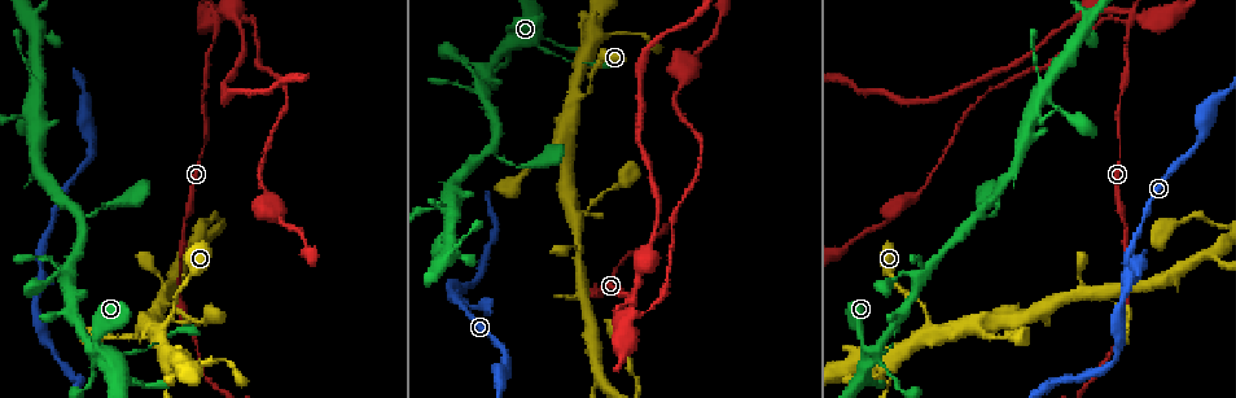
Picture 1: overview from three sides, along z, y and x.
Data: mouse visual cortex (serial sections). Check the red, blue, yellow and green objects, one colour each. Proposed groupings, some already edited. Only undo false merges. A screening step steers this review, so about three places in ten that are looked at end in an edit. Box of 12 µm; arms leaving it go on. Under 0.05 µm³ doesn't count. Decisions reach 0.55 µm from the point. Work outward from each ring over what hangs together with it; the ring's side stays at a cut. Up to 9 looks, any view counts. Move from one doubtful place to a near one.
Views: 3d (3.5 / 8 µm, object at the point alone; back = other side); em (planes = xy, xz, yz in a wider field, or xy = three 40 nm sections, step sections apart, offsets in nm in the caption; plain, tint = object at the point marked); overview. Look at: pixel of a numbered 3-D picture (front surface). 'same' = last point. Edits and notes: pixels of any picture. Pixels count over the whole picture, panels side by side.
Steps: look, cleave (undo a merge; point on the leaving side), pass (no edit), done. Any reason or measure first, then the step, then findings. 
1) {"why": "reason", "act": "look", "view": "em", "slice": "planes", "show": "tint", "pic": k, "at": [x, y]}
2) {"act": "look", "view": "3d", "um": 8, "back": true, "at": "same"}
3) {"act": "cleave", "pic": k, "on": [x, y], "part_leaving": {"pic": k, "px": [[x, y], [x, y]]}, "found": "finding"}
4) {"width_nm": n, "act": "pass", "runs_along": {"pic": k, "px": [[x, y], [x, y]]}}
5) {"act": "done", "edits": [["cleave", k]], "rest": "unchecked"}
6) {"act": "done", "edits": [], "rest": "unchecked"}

{"why": "a narrow waist", "act": "look", "view": "3d", "um": 3.5, "pic": 1, "at": [866, 352]}

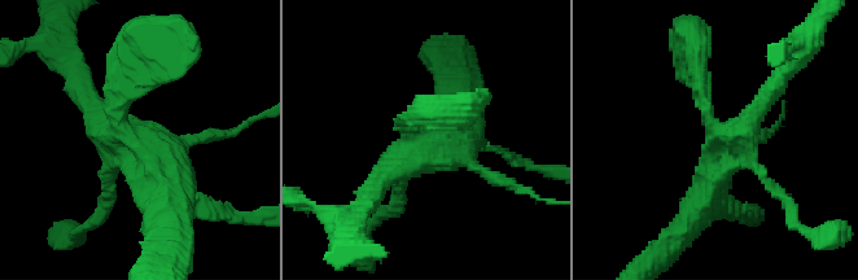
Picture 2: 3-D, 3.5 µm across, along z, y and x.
{"act": "look", "view": "em", "slice": "xy", "step": 1, "show": "tint", "pic": 2, "at": [412, 139]}

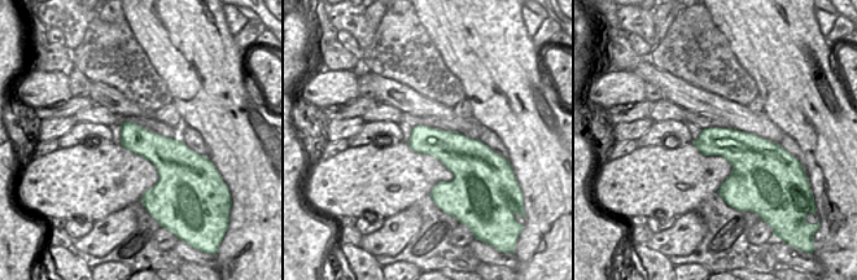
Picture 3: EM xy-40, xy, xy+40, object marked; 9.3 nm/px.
{"why": "another direction", "act": "look", "view": "em", "slice": "xy", "step": 5, "show": "tint", "at": "same"}

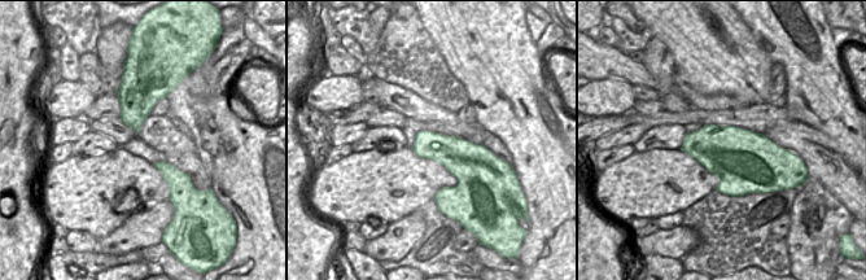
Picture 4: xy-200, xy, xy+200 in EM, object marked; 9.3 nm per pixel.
{"act": "pass", "runs_along": {"pic": 2, "px": [[432, 116], [372, 196]]}, "found": "one cell here"}

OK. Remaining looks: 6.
{"why": "abrupt turn", "act": "look", "view": "3d", "um": 3.5, "pic": 1, "at": [44, 277]}

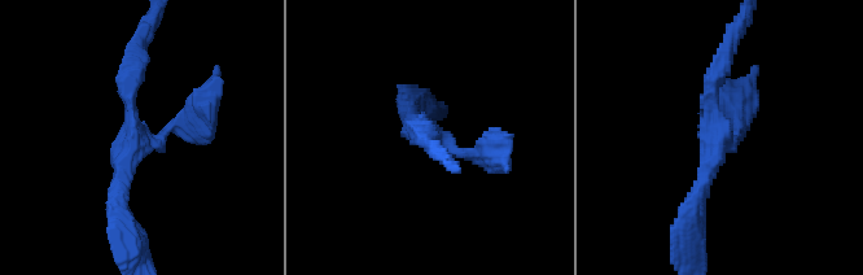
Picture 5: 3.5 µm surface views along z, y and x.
{"arms": 3, "arm_widths_nm": [150, 250, 250], "act": "look", "view": "em", "slice": "xy", "step": 1, "show": "tint", "pic": 5, "at": [135, 130]}

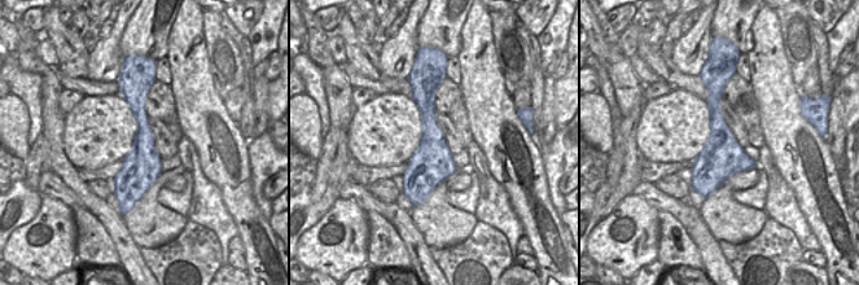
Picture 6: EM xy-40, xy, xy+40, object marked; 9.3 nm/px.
{"why": "cut it another way", "act": "look", "view": "em", "slice": "xy", "step": 5, "show": "tint", "at": "same"}

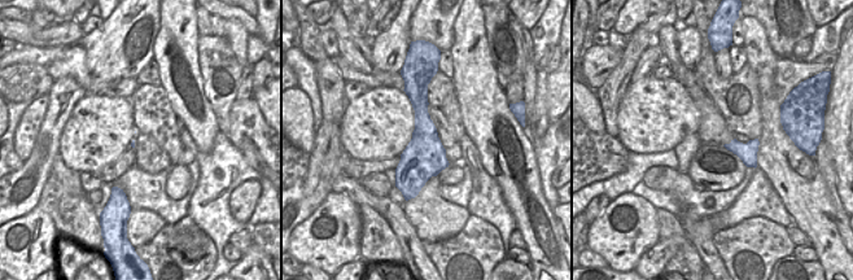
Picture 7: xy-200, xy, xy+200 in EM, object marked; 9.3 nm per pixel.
{"act": "pass", "runs_along": {"pic": 7, "px": [[419, 82], [421, 160], [414, 192]]}, "found": "all the same cell"}

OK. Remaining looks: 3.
{"why": "three-way junction", "act": "look", "view": "3d", "um": 3.5, "pic": 1, "at": [982, 209]}

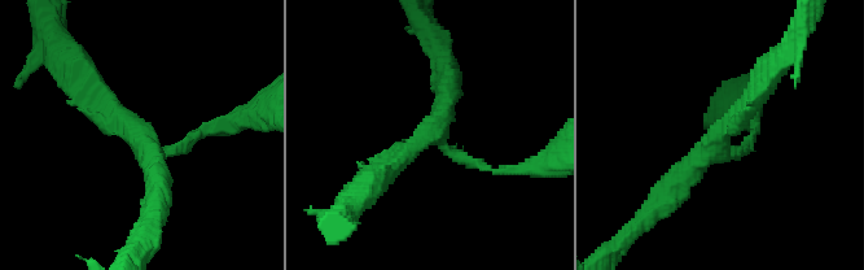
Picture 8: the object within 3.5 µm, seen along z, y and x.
{"act": "look", "view": "em", "slice": "xy", "step": 5, "show": "tint", "pic": 8, "at": [435, 129]}

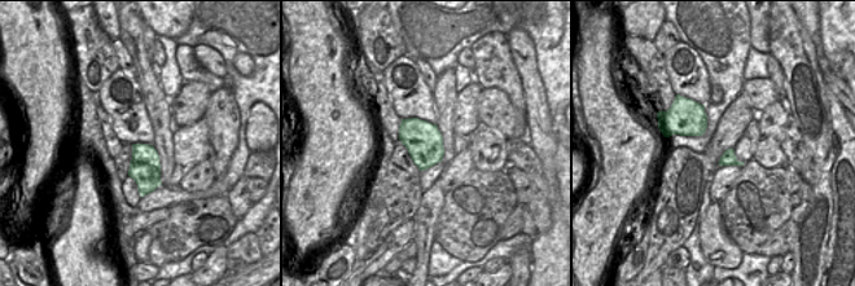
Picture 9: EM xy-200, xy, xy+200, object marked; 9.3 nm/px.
{"width_nm": 340, "act": "pass", "runs_along": {"pic": 8, "px": [[656, 205], [762, 86]]}, "found": "all the same cell"}

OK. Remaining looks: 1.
{"act": "done", "edits": [], "rest": "unchecked"}

